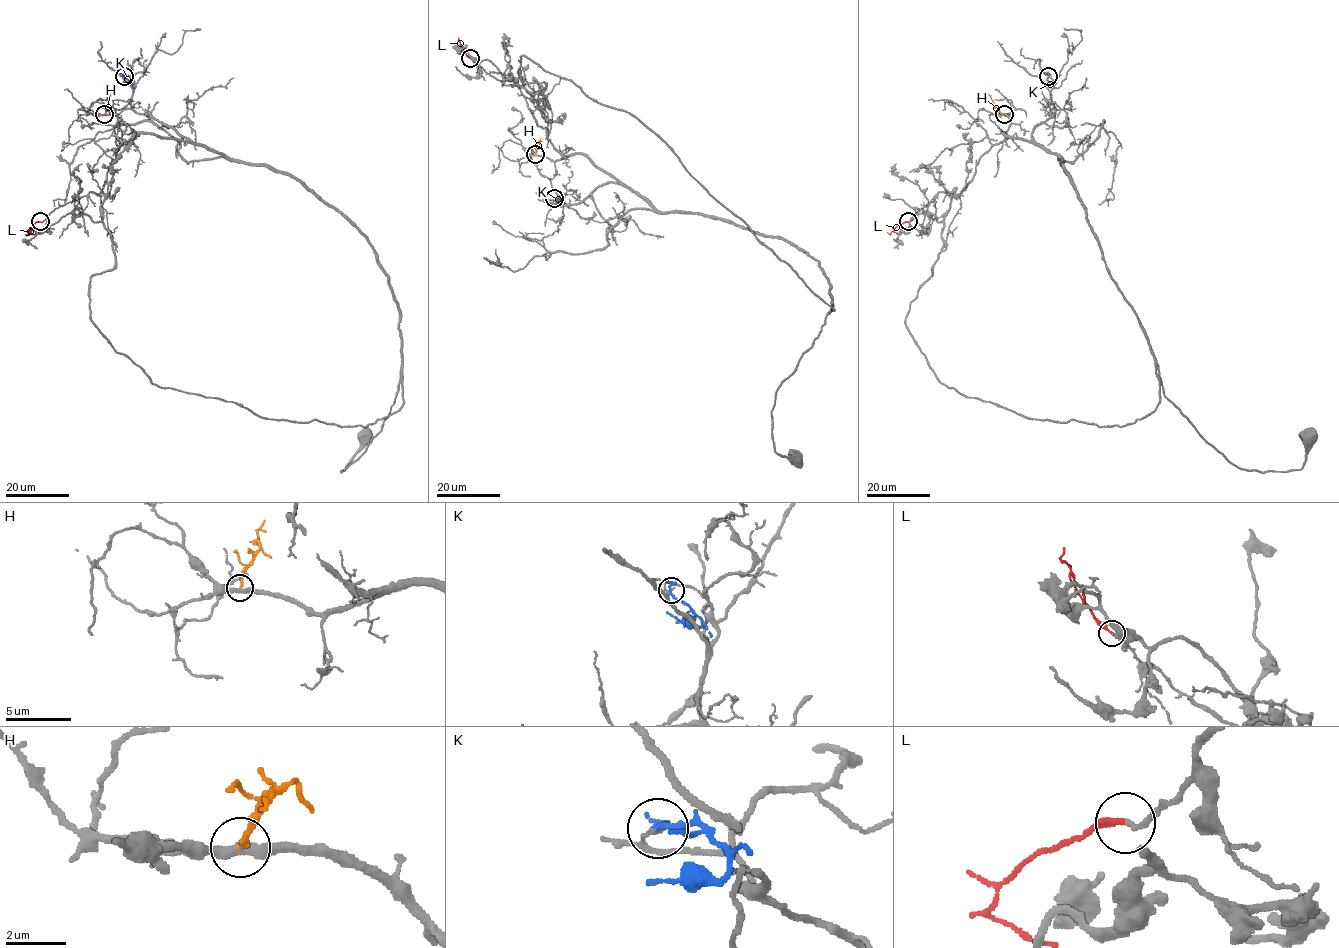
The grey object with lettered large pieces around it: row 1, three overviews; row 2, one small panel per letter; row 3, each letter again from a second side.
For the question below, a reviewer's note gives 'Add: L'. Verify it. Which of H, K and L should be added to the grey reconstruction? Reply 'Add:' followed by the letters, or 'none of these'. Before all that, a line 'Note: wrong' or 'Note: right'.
Note: right
Add: L

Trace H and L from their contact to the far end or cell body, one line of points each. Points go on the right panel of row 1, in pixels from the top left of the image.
H: (1004, 114), (995, 107), (987, 93)
L: (908, 221), (894, 228), (901, 235)

